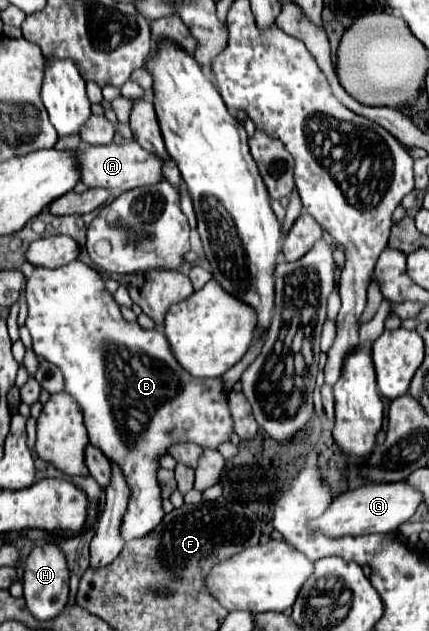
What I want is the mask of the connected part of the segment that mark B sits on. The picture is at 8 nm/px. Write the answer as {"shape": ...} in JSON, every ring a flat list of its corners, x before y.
{"shape":[[73,261,59,269,37,267,25,283,29,315,25,327,33,337,33,351,55,363,65,377,65,391,71,393,83,409,89,441,115,463,129,489,129,509,123,519,121,535,125,541,147,535,163,519,161,487,157,483,159,459,167,455,171,445,201,443,203,449,213,449,227,443,233,433,233,419,227,405,229,389,221,377,197,379,187,373,175,359,163,331,143,329,135,321,125,321,113,295,105,289,101,275,81,263]]}

